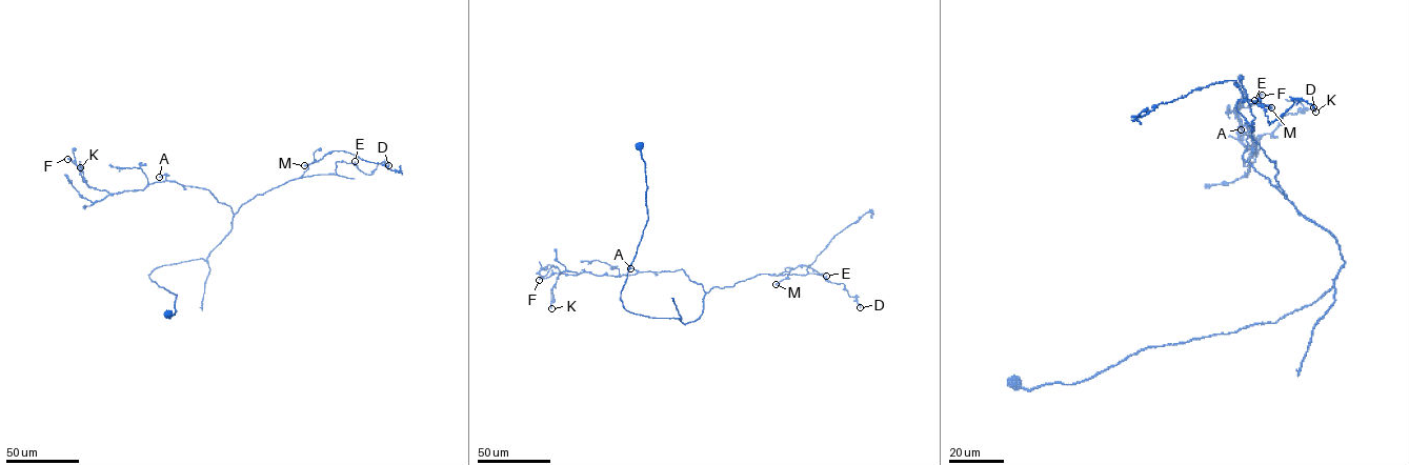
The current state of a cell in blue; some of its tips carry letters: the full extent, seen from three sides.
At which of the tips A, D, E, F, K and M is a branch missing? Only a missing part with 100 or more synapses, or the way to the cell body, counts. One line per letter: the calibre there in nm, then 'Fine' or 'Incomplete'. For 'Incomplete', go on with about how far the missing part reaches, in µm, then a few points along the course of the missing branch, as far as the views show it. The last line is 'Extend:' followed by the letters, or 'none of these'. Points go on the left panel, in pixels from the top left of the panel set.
A: Thickness 140 nm. Fine
D: Thickness 200 nm. Fine
E: Thickness 140 nm. Fine
F: Thickness 130 nm. Fine
K: Thickness 190 nm. Fine
M: Thickness 480 nm. Fine
Extend: none of these

